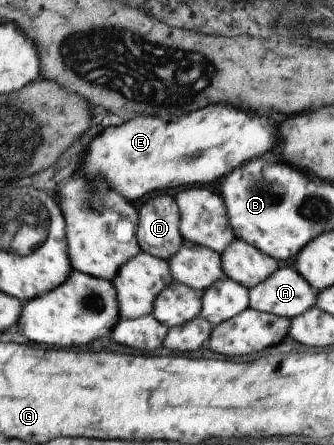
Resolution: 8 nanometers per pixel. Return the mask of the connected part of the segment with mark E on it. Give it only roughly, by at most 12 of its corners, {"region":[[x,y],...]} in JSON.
{"region":[[215,104],[108,126],[81,168],[133,203],[269,152],[273,120]]}

